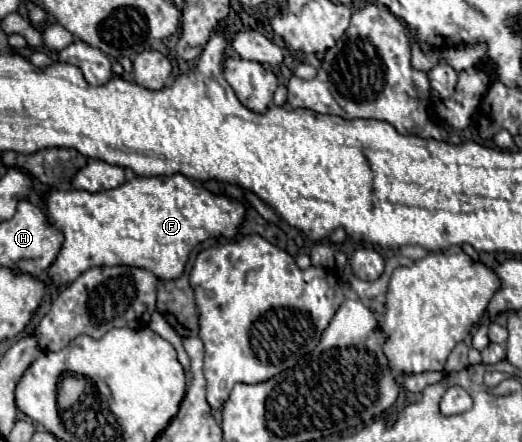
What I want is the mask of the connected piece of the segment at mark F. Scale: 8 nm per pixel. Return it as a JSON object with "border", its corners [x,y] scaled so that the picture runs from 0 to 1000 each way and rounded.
{"border":[[[331,394],[331,398],[289,398],[289,403],[270,403],[270,398],[259,398],[243,412],[236,412],[232,421],[216,425],[216,430],[197,430],[197,434],[163,434],[163,430],[90,430],[86,443],[82,443],[82,457],[86,457],[86,489],[90,489],[90,502],[98,511],[105,511],[109,520],[121,525],[125,543],[117,552],[117,566],[105,584],[105,593],[94,602],[94,633],[102,647],[125,647],[125,643],[136,643],[151,620],[159,620],[163,611],[178,606],[178,602],[224,602],[224,597],[236,597],[236,602],[262,602],[262,606],[278,606],[278,611],[289,611],[301,629],[308,633],[335,633],[339,624],[351,620],[354,611],[354,593],[366,575],[366,566],[393,548],[397,538],[420,538],[420,534],[431,534],[431,538],[443,538],[454,529],[454,516],[462,511],[466,493],[469,493],[469,466],[458,462],[454,452],[443,452],[435,443],[412,443],[404,439],[397,425],[389,421],[374,421],[374,412],[366,412],[358,398],[351,394]]]}

